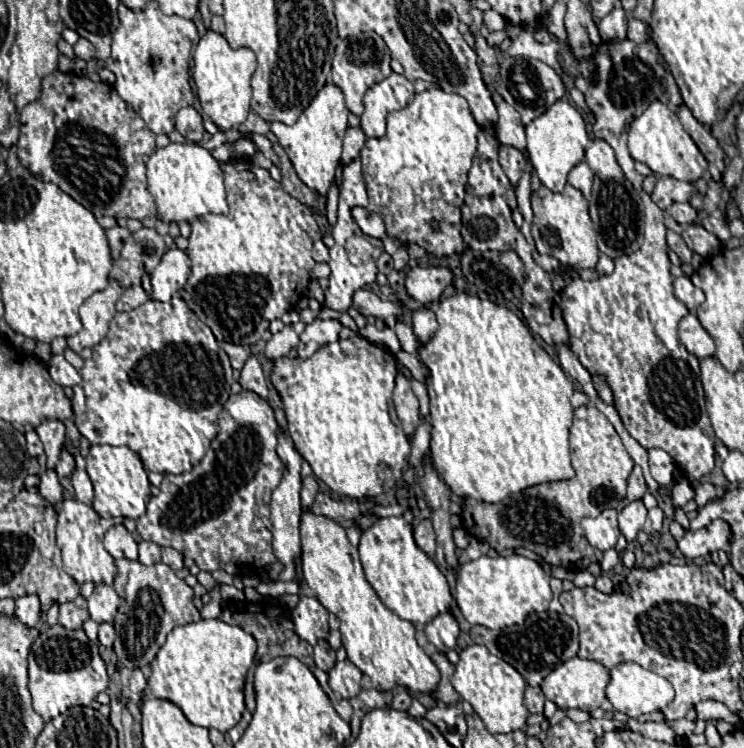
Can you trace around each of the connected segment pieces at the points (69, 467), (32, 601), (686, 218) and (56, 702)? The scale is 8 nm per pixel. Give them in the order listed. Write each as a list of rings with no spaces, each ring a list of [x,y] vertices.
[[[61,450],[61,462],[57,462],[55,472],[59,474],[59,478],[69,478],[71,472],[75,470],[75,460],[67,450]]]
[[[35,594],[31,596],[21,596],[15,600],[15,618],[25,624],[27,628],[35,628],[37,622],[41,620],[41,610],[39,610],[39,598]]]
[[[675,202],[675,204],[667,210],[667,214],[671,214],[681,226],[691,226],[691,224],[695,224],[695,220],[697,220],[697,210],[691,208],[689,202],[685,202],[685,204]]]
[[[57,624],[39,634],[29,652],[29,690],[33,696],[33,710],[43,722],[53,720],[71,706],[89,706],[105,688],[105,662],[99,656],[99,648],[83,630],[65,630]]]

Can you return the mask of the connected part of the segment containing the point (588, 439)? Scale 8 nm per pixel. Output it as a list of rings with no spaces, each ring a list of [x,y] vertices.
[[[591,404],[575,410],[569,444],[571,464],[577,472],[575,478],[531,486],[499,504],[473,502],[467,498],[463,500],[463,526],[471,532],[473,518],[475,534],[485,538],[497,552],[507,548],[527,548],[539,554],[547,564],[571,572],[585,570],[587,564],[597,562],[597,550],[591,548],[583,536],[581,518],[599,516],[607,508],[617,508],[617,504],[627,496],[627,478],[635,462],[627,454],[613,424]]]

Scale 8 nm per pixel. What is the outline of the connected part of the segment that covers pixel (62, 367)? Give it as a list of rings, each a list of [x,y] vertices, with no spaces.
[[[53,356],[49,362],[49,374],[59,386],[75,386],[81,382],[79,372],[63,358],[63,356]]]

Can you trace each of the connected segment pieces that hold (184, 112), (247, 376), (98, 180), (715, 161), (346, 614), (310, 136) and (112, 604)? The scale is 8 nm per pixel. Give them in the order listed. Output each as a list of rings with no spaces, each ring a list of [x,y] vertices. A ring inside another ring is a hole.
[[[187,106],[187,108],[181,108],[175,116],[175,130],[185,136],[189,142],[199,142],[205,134],[205,128],[203,128],[203,122],[201,122],[201,116],[195,108]]]
[[[249,356],[249,360],[245,362],[245,366],[243,366],[243,370],[241,370],[239,384],[243,386],[243,390],[255,392],[255,394],[259,394],[261,398],[267,398],[267,382],[265,382],[261,364],[259,364],[259,360],[257,360],[255,356]]]
[[[53,72],[43,78],[41,98],[21,110],[21,136],[17,142],[19,160],[29,172],[45,182],[57,184],[65,194],[99,216],[137,218],[155,216],[155,202],[147,190],[145,158],[155,152],[155,134],[141,116],[131,110],[109,84],[95,84],[73,72]]]
[[[677,106],[675,114],[679,116],[679,120],[683,120],[683,128],[687,128],[687,132],[691,132],[691,136],[695,136],[695,144],[699,144],[699,148],[703,148],[703,156],[707,156],[709,162],[709,174],[713,176],[713,180],[721,180],[721,172],[723,172],[723,150],[719,148],[717,140],[711,136],[711,132],[699,124],[693,116],[691,110],[687,106]]]
[[[313,512],[301,514],[301,566],[303,566],[303,578],[307,586],[313,590],[315,598],[341,620],[341,640],[347,650],[347,658],[365,674],[371,678],[373,688],[379,692],[391,692],[395,688],[405,688],[411,692],[421,694],[433,694],[439,686],[441,674],[439,668],[433,664],[433,660],[425,654],[425,650],[415,640],[415,626],[407,620],[401,620],[397,614],[393,614],[389,608],[383,606],[375,590],[365,578],[359,552],[351,546],[347,540],[345,528],[335,524],[333,520],[325,516],[315,516]]]
[[[325,84],[325,88],[313,98],[309,108],[299,116],[299,120],[293,126],[281,122],[271,124],[271,132],[277,136],[279,144],[287,152],[301,182],[321,196],[327,196],[335,180],[335,170],[341,158],[341,144],[347,130],[347,116],[349,110],[343,102],[341,90],[335,84]]]
[[[105,584],[95,586],[95,590],[89,598],[91,620],[95,620],[97,624],[113,622],[113,618],[117,614],[117,606],[119,606],[119,596],[111,586],[105,586]]]

